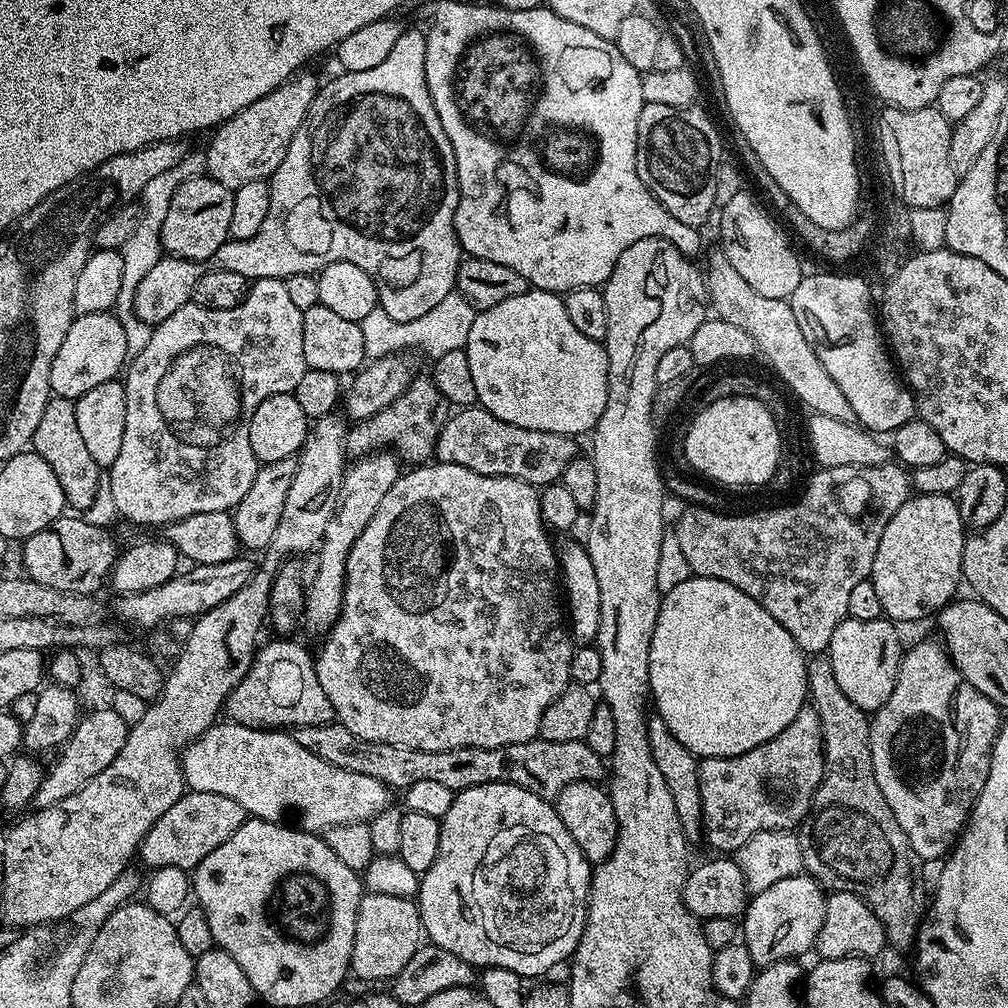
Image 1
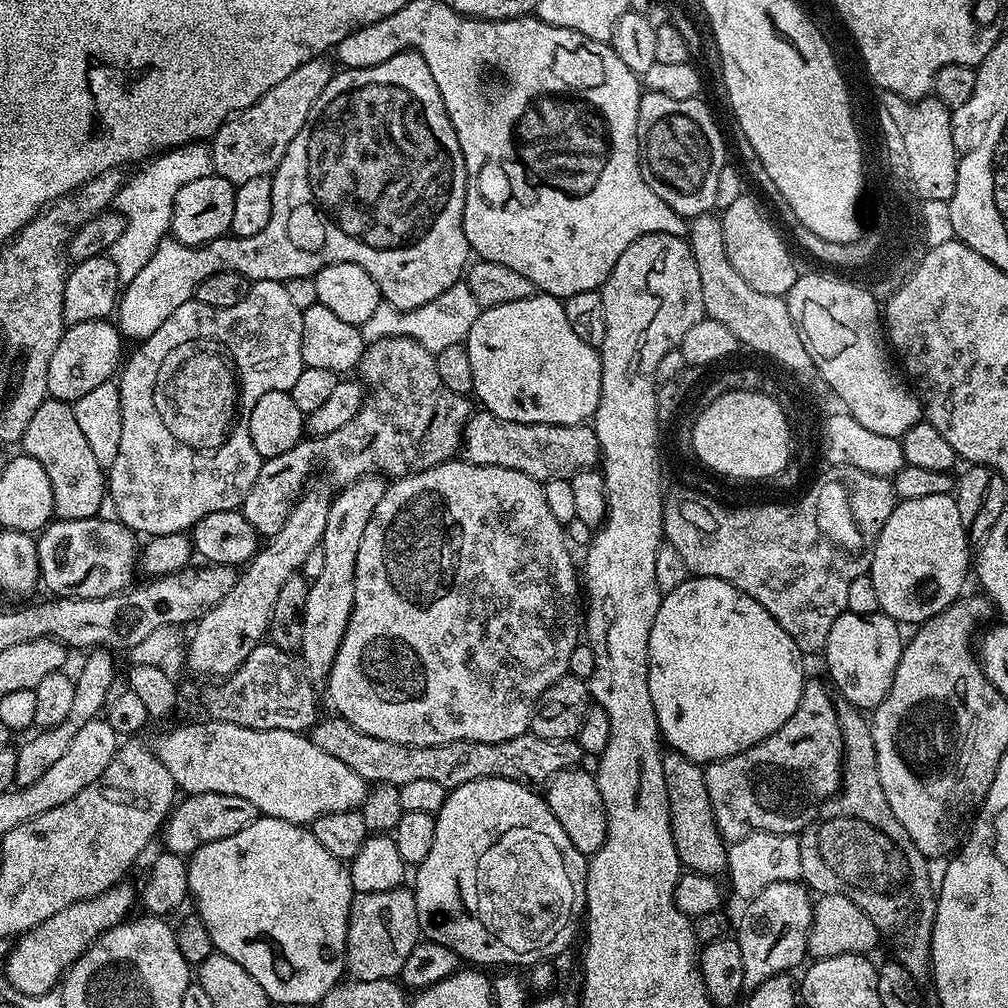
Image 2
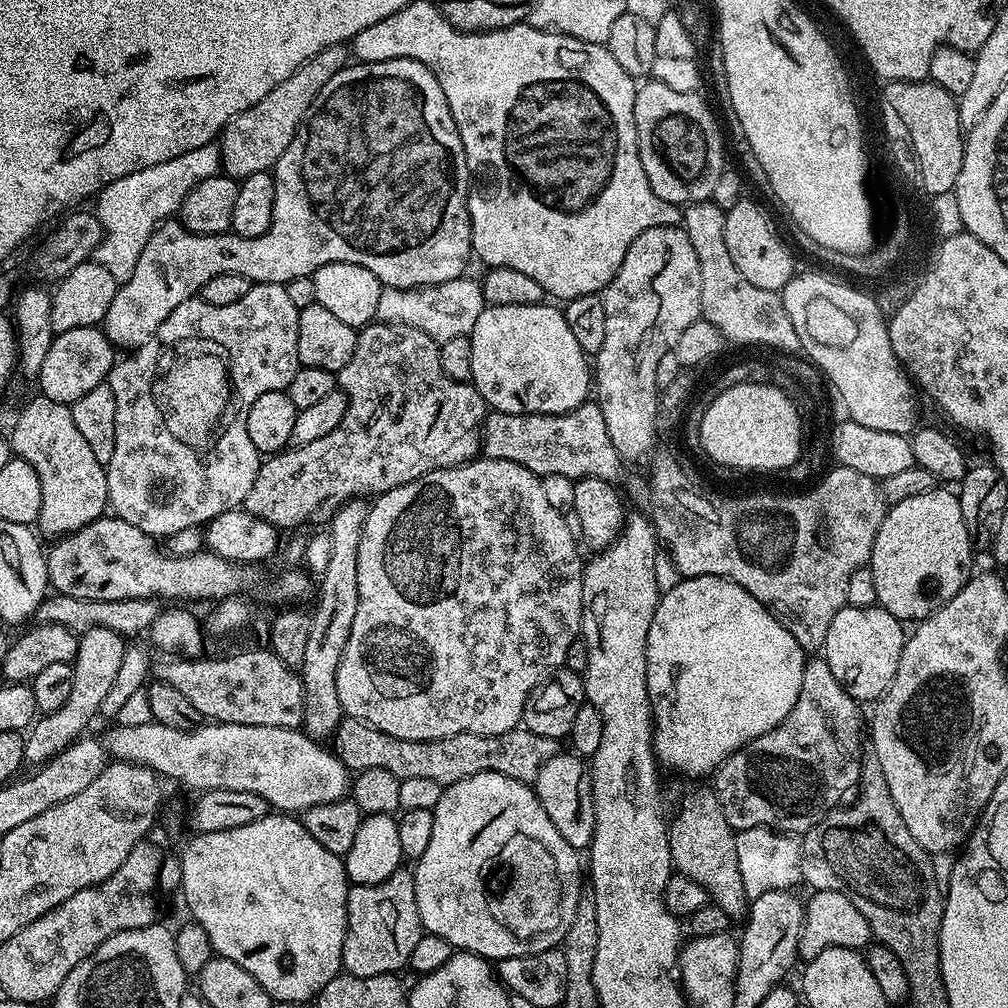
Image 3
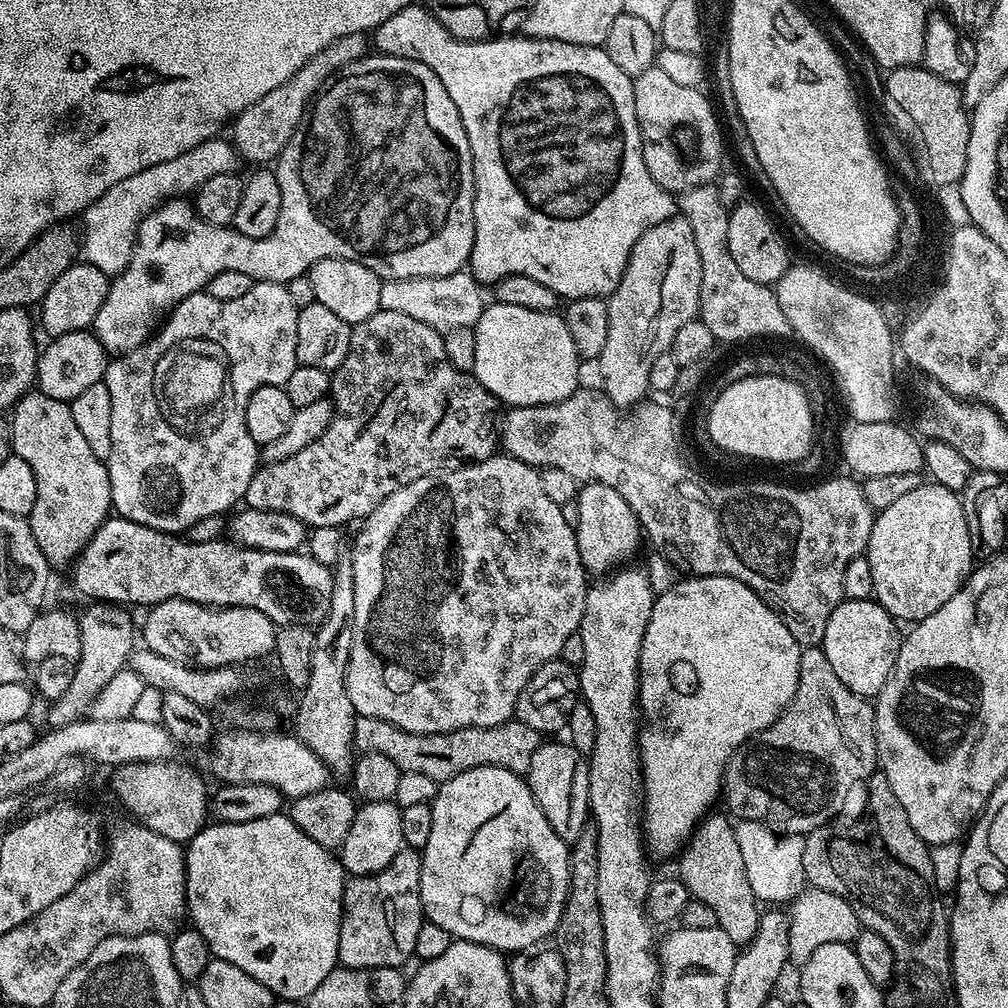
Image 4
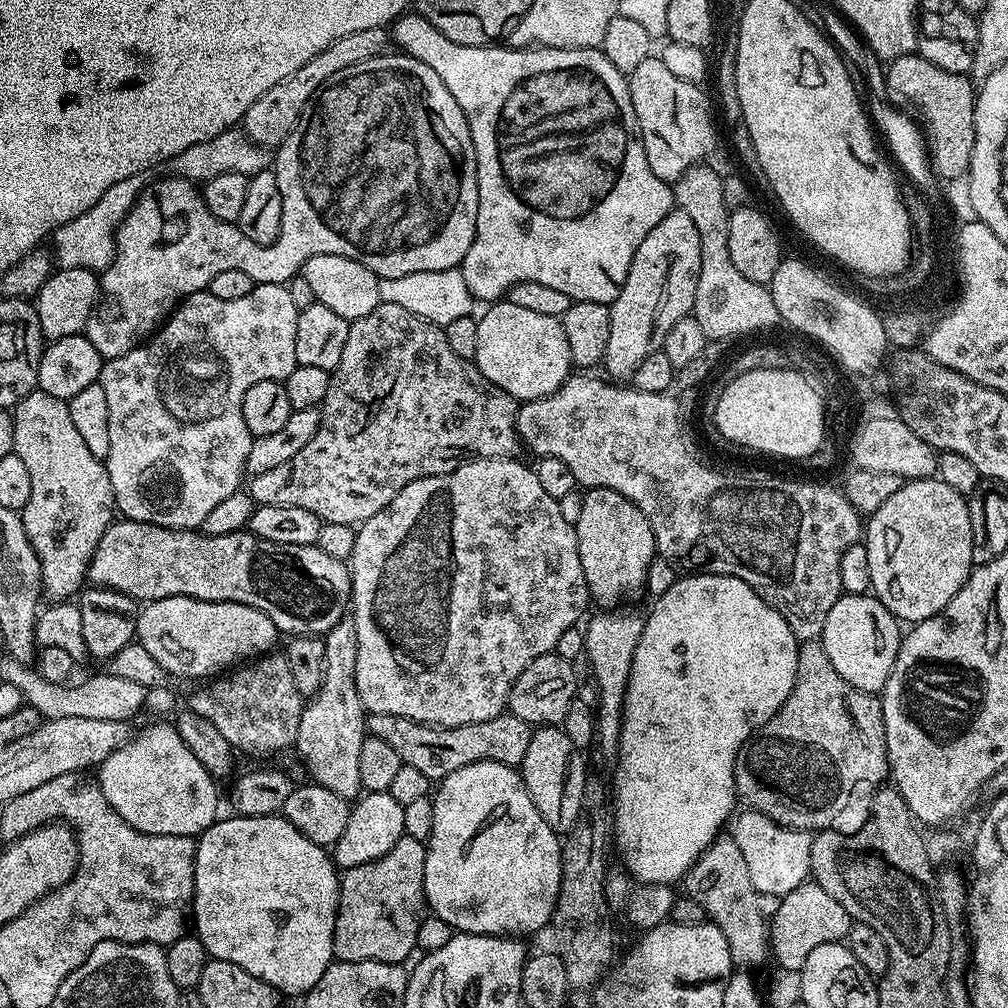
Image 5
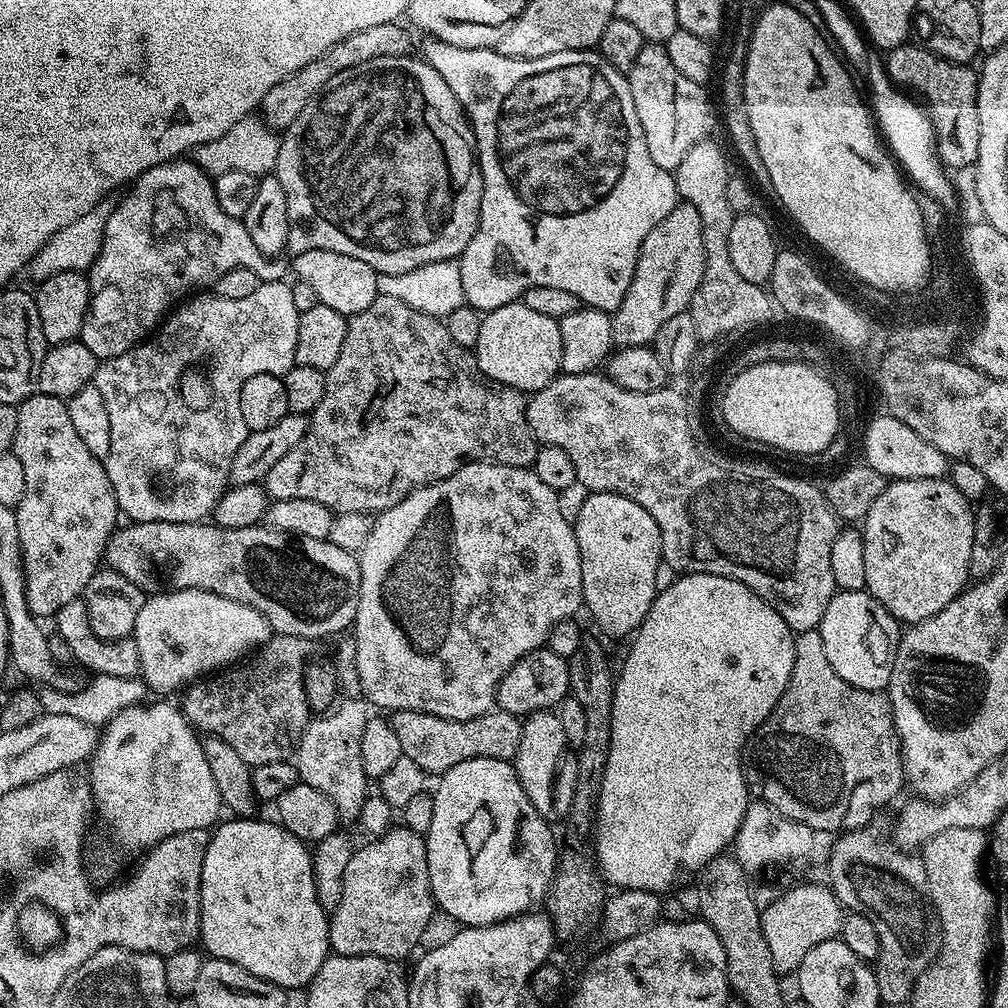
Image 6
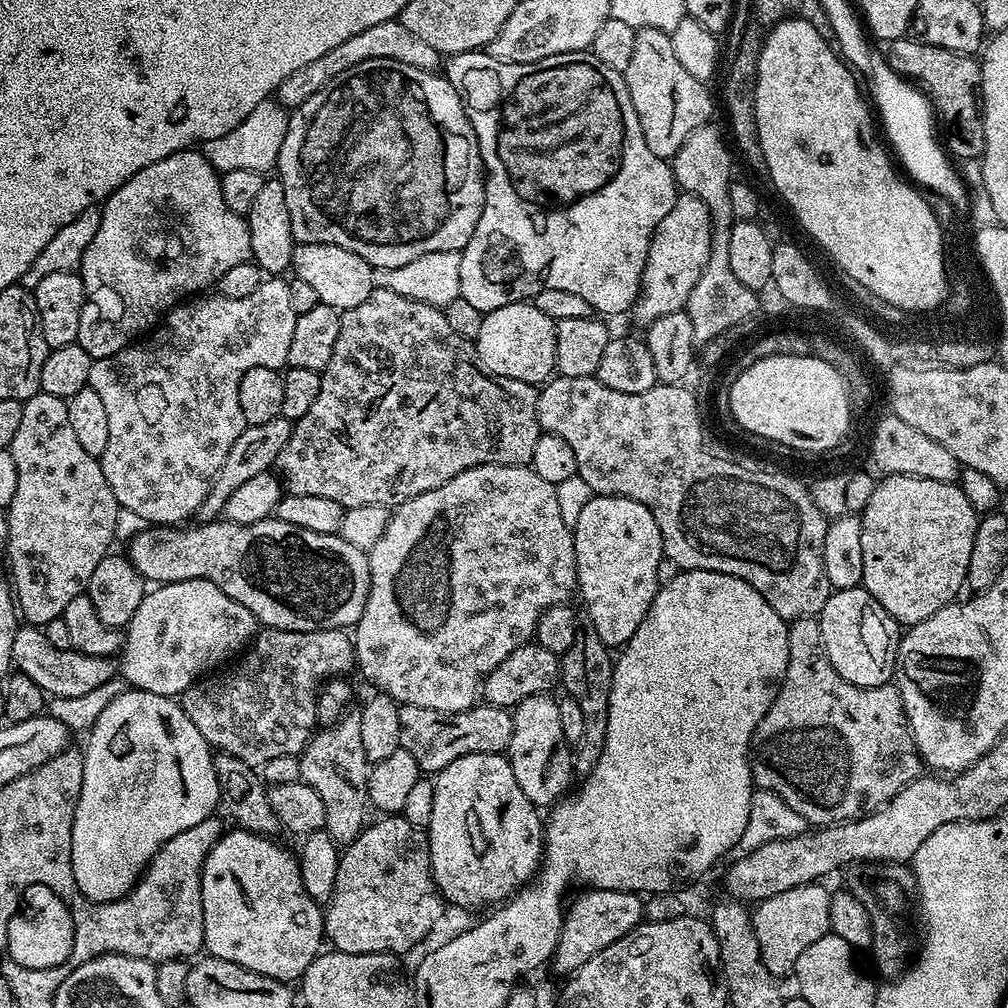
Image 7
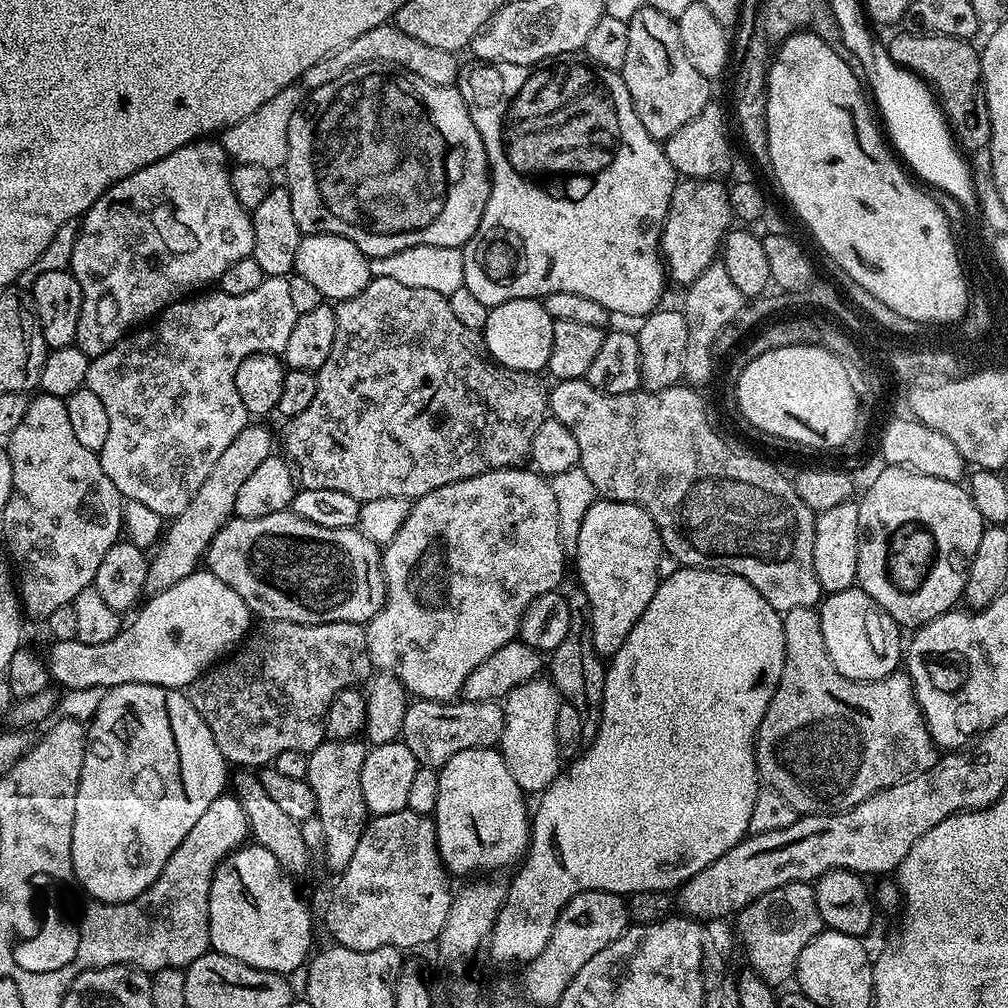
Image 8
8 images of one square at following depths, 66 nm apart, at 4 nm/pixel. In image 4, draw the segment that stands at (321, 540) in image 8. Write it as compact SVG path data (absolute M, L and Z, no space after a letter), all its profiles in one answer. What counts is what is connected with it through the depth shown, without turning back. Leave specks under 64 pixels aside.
M113 515L105 520L102 527L96 531L94 538L90 538L87 546L80 551L74 563L71 565L72 584L87 599L92 602L111 602L121 606L133 606L132 604L144 604L151 606L161 604L167 600L189 600L195 604L206 604L209 608L249 608L258 610L266 614L273 624L283 626L286 624L307 624L309 626L318 626L326 618L330 610L330 594L332 593L332 573L333 569L329 565L318 562L314 557L309 556L307 551L298 552L274 552L272 550L254 550L253 548L243 548L240 544L233 544L231 539L221 538L211 540L210 542L190 542L187 538L181 538L179 535L171 532L159 532L150 526L142 526L138 522L125 520L123 516Z

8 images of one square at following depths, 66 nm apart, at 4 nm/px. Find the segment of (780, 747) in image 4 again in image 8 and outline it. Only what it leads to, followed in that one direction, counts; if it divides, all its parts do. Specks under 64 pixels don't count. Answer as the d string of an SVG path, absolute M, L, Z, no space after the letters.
M795 608L783 613L784 621L784 665L782 666L782 678L776 687L774 698L770 698L770 706L762 718L762 722L756 731L756 770L760 779L769 788L773 788L790 806L794 806L797 814L806 816L826 816L837 812L845 812L854 806L858 806L866 798L870 798L875 792L881 792L899 784L901 780L907 780L917 772L930 770L938 759L938 749L932 742L932 736L924 721L923 714L916 701L916 695L912 689L912 680L903 671L897 670L881 680L851 680L842 674L830 662L830 654L826 650L826 642L822 638L822 626L820 625L820 613L816 608Z

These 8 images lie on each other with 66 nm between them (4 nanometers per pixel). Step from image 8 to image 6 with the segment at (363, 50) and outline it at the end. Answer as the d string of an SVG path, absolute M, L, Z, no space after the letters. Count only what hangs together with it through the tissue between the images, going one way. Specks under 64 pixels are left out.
M393 22L383 24L382 26L369 26L366 30L352 32L350 38L342 38L342 42L330 46L330 50L326 50L318 58L314 58L314 62L302 66L302 70L290 74L290 78L282 78L282 82L278 82L278 86L270 86L266 98L262 98L258 109L259 115L262 117L264 123L267 124L269 128L277 130L286 130L289 128L298 118L298 114L302 114L302 110L308 105L308 101L319 96L321 90L326 86L326 82L330 82L330 78L334 78L334 74L342 74L342 70L350 70L354 66L362 66L362 62L374 62L374 58L398 58L399 56L413 55L413 33L409 31L407 27L404 29L402 25L403 23Z

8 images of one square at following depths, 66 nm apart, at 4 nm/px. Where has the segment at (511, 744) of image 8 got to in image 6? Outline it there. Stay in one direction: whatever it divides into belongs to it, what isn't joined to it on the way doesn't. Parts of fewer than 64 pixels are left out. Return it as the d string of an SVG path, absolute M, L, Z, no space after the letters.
M555 711L532 712L523 721L522 742L518 744L514 767L534 810L538 810L538 814L549 822L563 821L574 802L578 762Z

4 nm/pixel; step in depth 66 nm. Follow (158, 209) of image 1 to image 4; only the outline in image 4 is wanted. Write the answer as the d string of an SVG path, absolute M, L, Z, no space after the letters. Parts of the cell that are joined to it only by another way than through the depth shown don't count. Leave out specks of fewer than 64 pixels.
M217 138L206 142L198 142L198 146L194 146L194 150L186 150L186 154L178 154L178 158L170 158L166 162L158 162L158 166L150 166L146 170L138 170L138 174L130 174L130 178L122 178L122 182L114 182L114 186L110 186L110 190L106 190L106 194L102 194L102 198L98 198L98 202L91 204L82 213L84 232L82 228L79 255L82 257L83 263L90 266L98 266L98 270L102 270L102 274L106 274L109 278L114 278L120 272L124 272L136 245L136 227L158 205L166 200L184 198L189 194L195 193L196 189L202 186L202 182L206 182L206 178L214 178L214 174L236 172L238 168L236 164L238 165L238 157L235 148L232 147L227 139Z

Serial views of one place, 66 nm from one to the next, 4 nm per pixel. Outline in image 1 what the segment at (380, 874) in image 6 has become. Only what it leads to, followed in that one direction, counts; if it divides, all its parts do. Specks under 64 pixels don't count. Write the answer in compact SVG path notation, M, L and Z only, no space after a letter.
M372 892L361 895L350 965L353 977L392 982L421 945L420 910L415 899Z

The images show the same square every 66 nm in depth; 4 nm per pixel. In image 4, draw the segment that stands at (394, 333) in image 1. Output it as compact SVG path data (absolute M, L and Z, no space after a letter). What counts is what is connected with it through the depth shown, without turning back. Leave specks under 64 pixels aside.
M461 270L454 274L446 274L438 278L410 278L409 280L385 280L382 283L382 298L380 307L386 310L396 310L398 314L410 314L410 318L418 318L418 322L426 322L441 334L459 328L475 329L478 318L484 313L486 299L482 293L480 281L475 280L471 271Z

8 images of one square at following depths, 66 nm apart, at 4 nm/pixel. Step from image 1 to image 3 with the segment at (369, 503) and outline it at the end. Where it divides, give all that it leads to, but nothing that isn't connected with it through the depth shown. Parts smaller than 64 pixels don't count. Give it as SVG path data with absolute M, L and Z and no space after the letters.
M364 498L347 500L326 524L330 538L330 562L318 577L318 591L314 596L316 609L310 612L306 658L302 658L298 669L304 684L302 728L313 738L331 737L342 719L336 675L338 662L342 662L342 654L350 638L350 626L354 626L354 614L358 614L358 546L362 542L369 507L369 501Z

